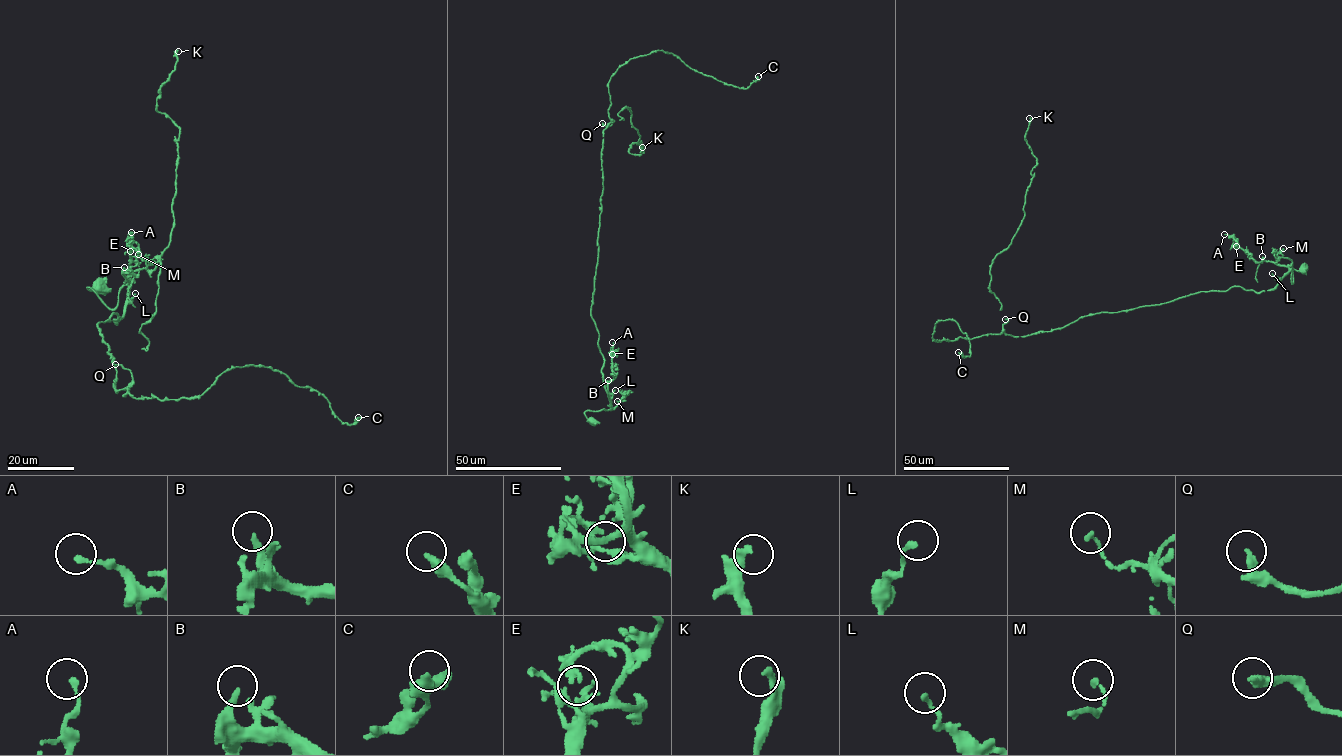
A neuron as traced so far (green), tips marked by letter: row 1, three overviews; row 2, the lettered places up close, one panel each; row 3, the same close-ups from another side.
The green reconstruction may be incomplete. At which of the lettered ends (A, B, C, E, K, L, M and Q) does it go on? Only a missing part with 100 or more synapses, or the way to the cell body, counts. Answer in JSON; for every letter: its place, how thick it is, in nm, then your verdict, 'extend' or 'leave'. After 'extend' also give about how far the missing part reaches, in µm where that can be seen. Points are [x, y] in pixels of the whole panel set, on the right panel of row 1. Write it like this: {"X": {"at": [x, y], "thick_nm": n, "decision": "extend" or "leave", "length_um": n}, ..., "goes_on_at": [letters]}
{"A": {"at": [1224, 234], "thick_nm": 170, "decision": "leave"}, "B": {"at": [1262, 256], "thick_nm": 200, "decision": "leave"}, "C": {"at": [958, 352], "thick_nm": 440, "decision": "leave"}, "E": {"at": [1236, 246], "thick_nm": 240, "decision": "leave"}, "K": {"at": [1029, 118], "thick_nm": 260, "decision": "leave"}, "L": {"at": [1272, 273], "thick_nm": 160, "decision": "leave"}, "M": {"at": [1283, 248], "thick_nm": 160, "decision": "leave"}, "Q": {"at": [1005, 319], "thick_nm": 240, "decision": "leave"}, "goes_on_at": []}

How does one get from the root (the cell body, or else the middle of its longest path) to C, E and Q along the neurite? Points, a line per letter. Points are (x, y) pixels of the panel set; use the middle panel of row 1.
C: (592, 421), (585, 412), (611, 408), (591, 315), (609, 79), (657, 50), (739, 88), (758, 76)
E: (592, 421), (585, 412), (611, 408), (608, 384), (616, 376), (611, 368), (616, 352), (612, 354)
Q: (592, 421), (585, 412), (611, 408), (591, 315), (603, 131), (613, 121), (609, 126), (602, 123)

